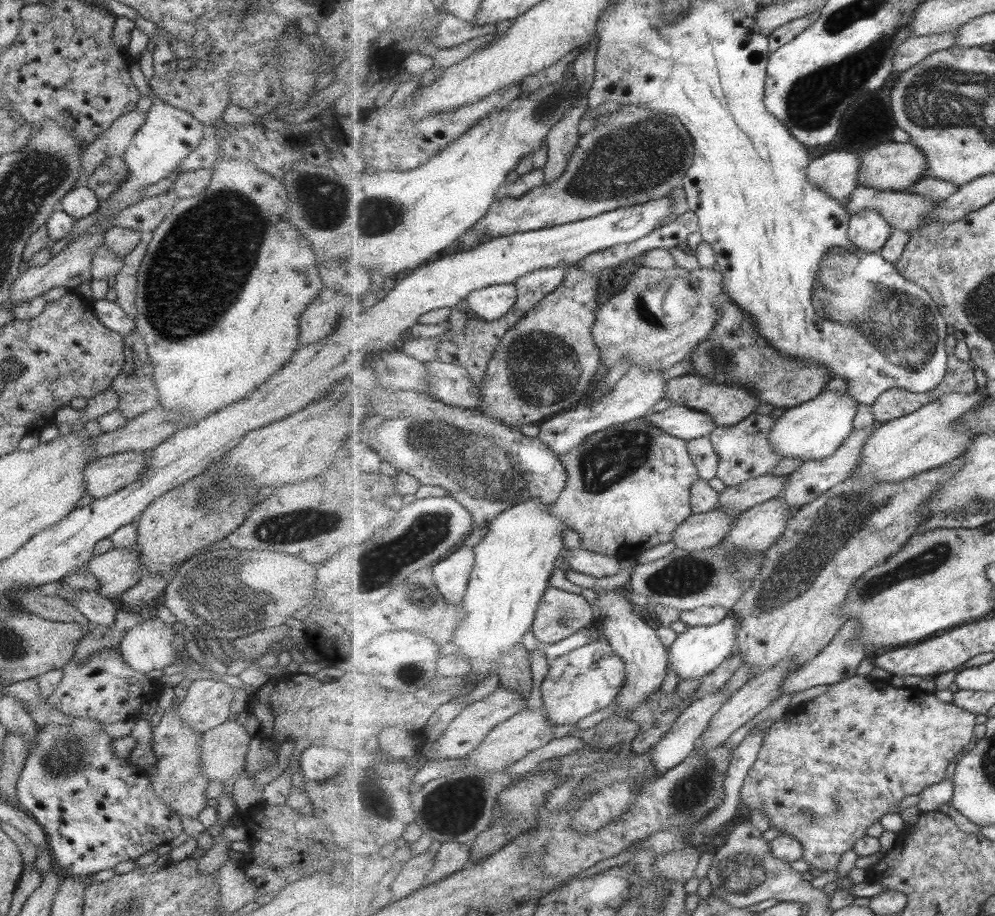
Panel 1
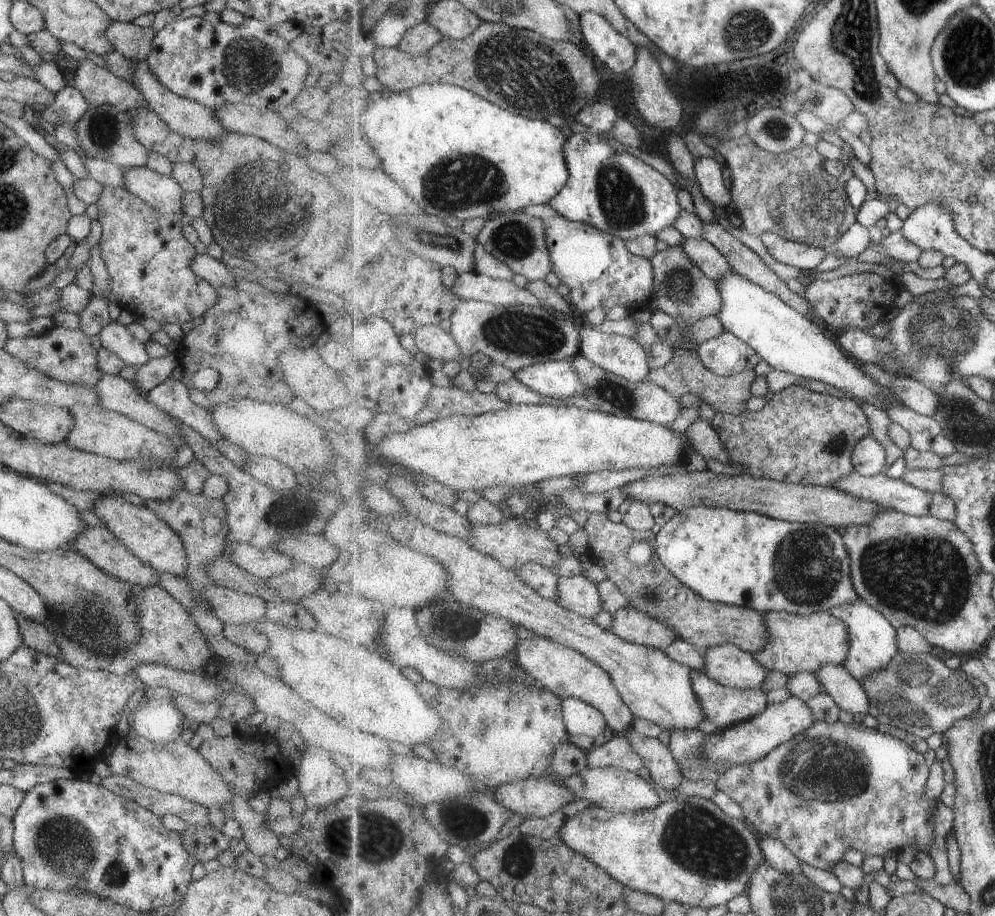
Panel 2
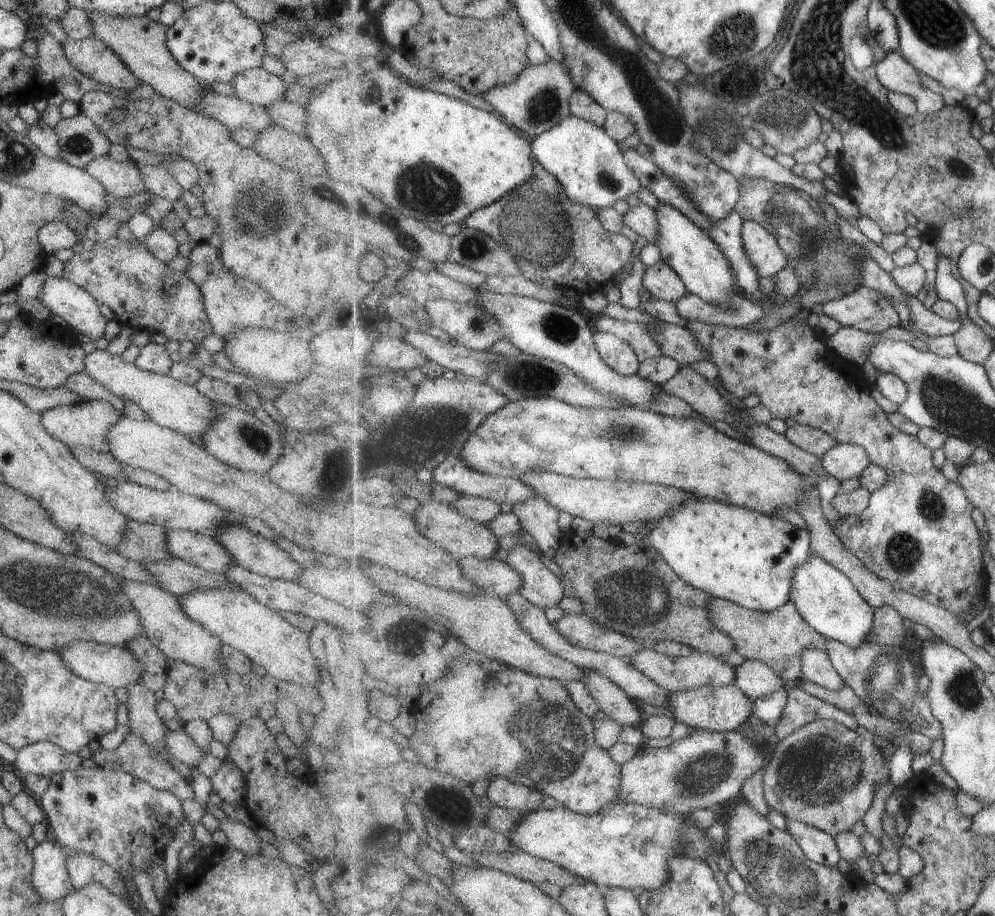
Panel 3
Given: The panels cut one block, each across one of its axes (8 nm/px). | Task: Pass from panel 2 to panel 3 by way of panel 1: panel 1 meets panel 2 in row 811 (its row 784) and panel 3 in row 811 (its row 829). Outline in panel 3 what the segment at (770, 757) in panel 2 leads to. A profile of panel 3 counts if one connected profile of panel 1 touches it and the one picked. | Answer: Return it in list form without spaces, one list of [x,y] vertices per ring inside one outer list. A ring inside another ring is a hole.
[[[814,720],[812,723],[800,727],[797,731],[778,741],[771,758],[769,758],[766,766],[766,774],[764,775],[764,790],[768,806],[778,811],[786,819],[795,820],[807,825],[813,826],[818,830],[827,832],[830,836],[837,837],[841,834],[850,832],[856,822],[864,821],[867,812],[871,810],[876,798],[876,791],[880,785],[885,785],[891,780],[891,764],[888,758],[884,756],[883,750],[873,740],[873,736],[859,736],[855,730],[849,730],[847,726],[834,722],[833,720]]]

